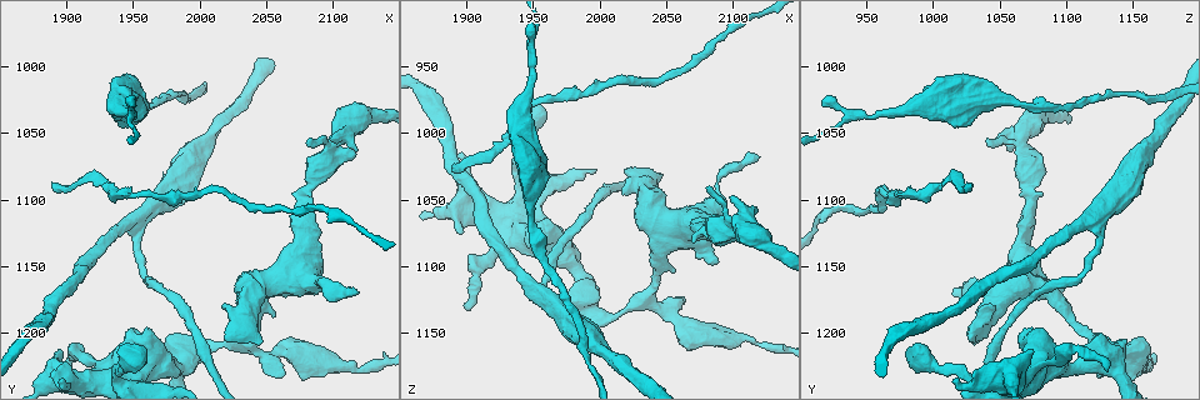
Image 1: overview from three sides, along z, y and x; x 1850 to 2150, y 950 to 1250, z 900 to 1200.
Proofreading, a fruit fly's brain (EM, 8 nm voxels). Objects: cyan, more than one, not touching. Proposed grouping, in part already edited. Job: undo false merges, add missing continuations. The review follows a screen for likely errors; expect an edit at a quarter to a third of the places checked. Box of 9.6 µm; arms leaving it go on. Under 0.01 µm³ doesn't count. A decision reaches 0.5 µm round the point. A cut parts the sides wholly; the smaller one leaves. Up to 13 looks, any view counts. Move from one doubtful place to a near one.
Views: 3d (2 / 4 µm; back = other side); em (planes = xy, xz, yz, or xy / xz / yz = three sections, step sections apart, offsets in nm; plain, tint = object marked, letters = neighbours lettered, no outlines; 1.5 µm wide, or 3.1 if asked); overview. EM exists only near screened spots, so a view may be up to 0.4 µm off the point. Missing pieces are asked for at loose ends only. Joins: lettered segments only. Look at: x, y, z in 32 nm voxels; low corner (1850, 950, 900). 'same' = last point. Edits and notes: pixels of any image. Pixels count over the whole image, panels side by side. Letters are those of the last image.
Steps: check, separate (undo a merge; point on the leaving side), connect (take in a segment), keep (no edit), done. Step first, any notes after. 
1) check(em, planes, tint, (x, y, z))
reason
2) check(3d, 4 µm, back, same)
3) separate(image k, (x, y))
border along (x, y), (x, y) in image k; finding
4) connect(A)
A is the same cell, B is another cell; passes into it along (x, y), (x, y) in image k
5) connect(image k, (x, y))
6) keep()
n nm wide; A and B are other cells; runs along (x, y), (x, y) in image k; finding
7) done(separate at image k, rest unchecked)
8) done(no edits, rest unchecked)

check(3d, 2 µm, (1904, 1230, 1130))
end of a long branch

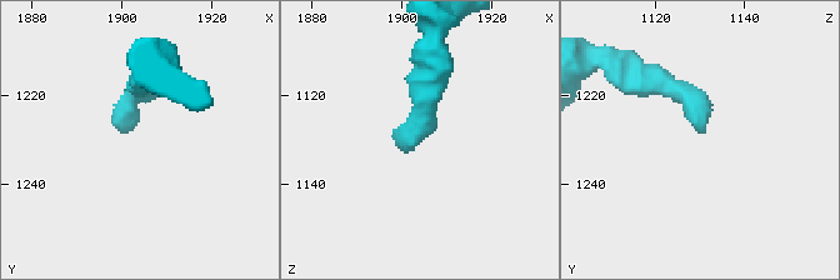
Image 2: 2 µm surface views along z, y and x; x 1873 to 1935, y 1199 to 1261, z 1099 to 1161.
check(em, xy, step 4, letters, (1901, 1228, 1130))
shape alone is not enough

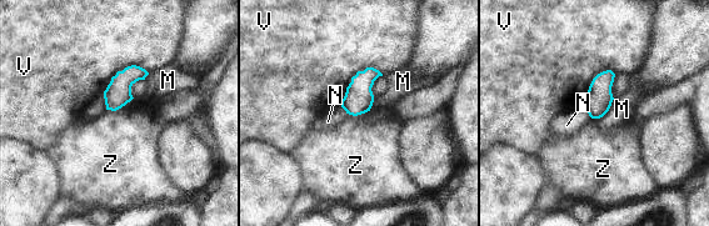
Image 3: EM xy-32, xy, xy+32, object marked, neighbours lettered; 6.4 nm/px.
check(em, planes, letters, same)
another direction

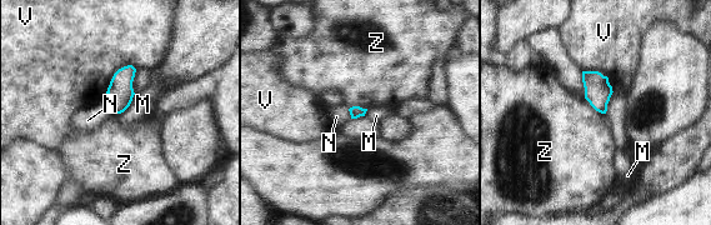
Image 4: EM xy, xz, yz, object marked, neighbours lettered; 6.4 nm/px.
keep()
V touches over 240 nm; M, N, V and Z are other cells; none of them fits

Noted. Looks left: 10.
check(3d, 2 µm, (1888, 1088, 1026))
long arm stops here

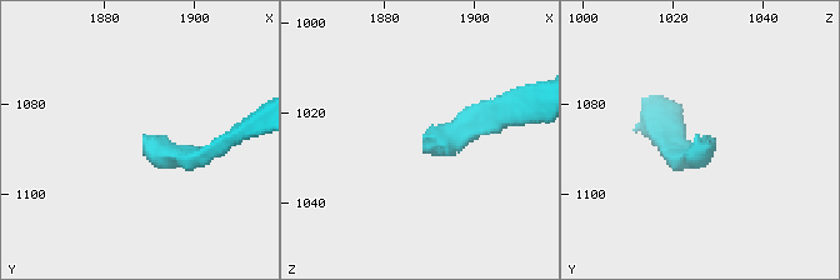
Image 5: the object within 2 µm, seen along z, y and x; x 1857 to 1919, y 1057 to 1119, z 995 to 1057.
check(em, planes, plain, (1888, 1089, 1027))
shape alone is not enough

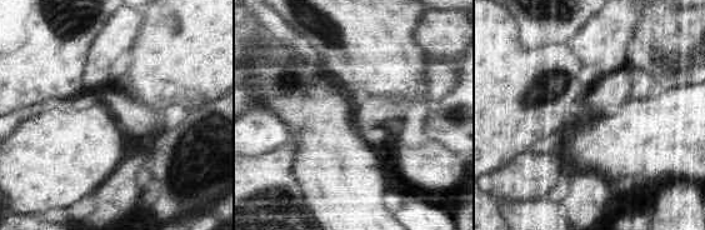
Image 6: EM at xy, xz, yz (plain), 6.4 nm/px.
check(em, planes, letters, same)
see the neighbours

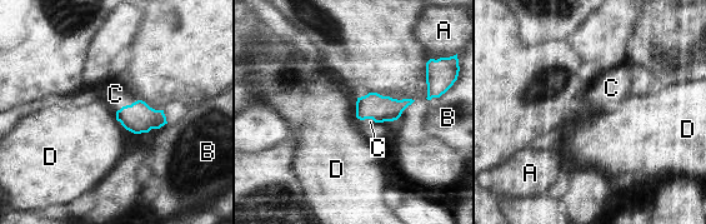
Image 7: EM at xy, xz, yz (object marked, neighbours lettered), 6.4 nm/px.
connect(C)
C is the same cell, A, B and D are other cells; the neuron continues

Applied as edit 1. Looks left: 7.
check(em, yz, step 8, tint, (1958, 1214, 978))
free end

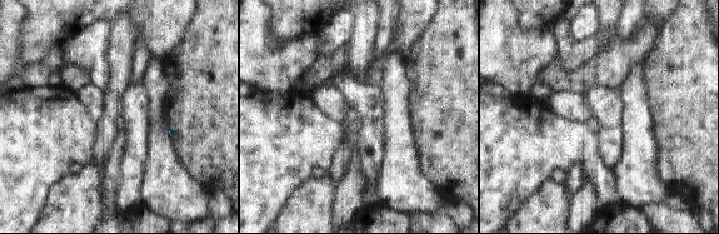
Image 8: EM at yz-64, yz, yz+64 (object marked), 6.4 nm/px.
check(em, planes, letters, same)
another direction

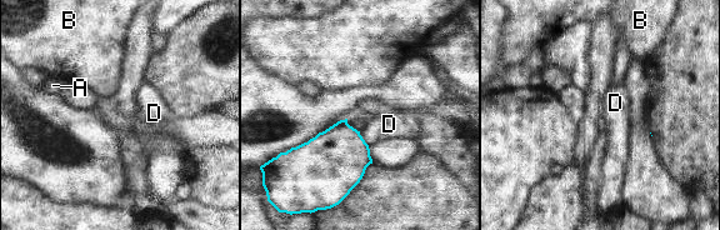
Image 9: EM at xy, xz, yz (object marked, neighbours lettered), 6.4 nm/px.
keep()
A, B and D are other cells; border along (359, 131), (368, 145) in image 9; none of them fits

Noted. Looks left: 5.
check(em, xy, step 8, letters, (2018, 1178, 1046))
free end

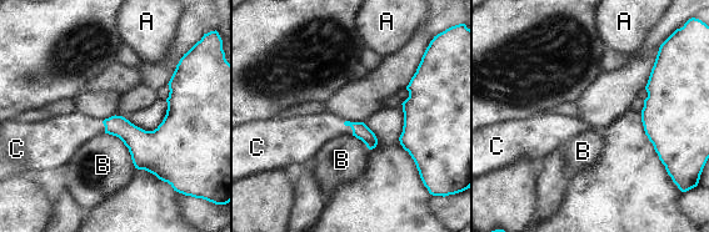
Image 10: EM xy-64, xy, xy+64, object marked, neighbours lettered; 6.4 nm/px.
connect(C)
B touches over 300 nm; C is the same cell, A and B are other cells; passes into it along (360, 130), (350, 126), (313, 131) in image 10; the neuron continues

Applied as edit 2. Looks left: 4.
done(connect at image 7, connect at image 10, rest unchecked)

